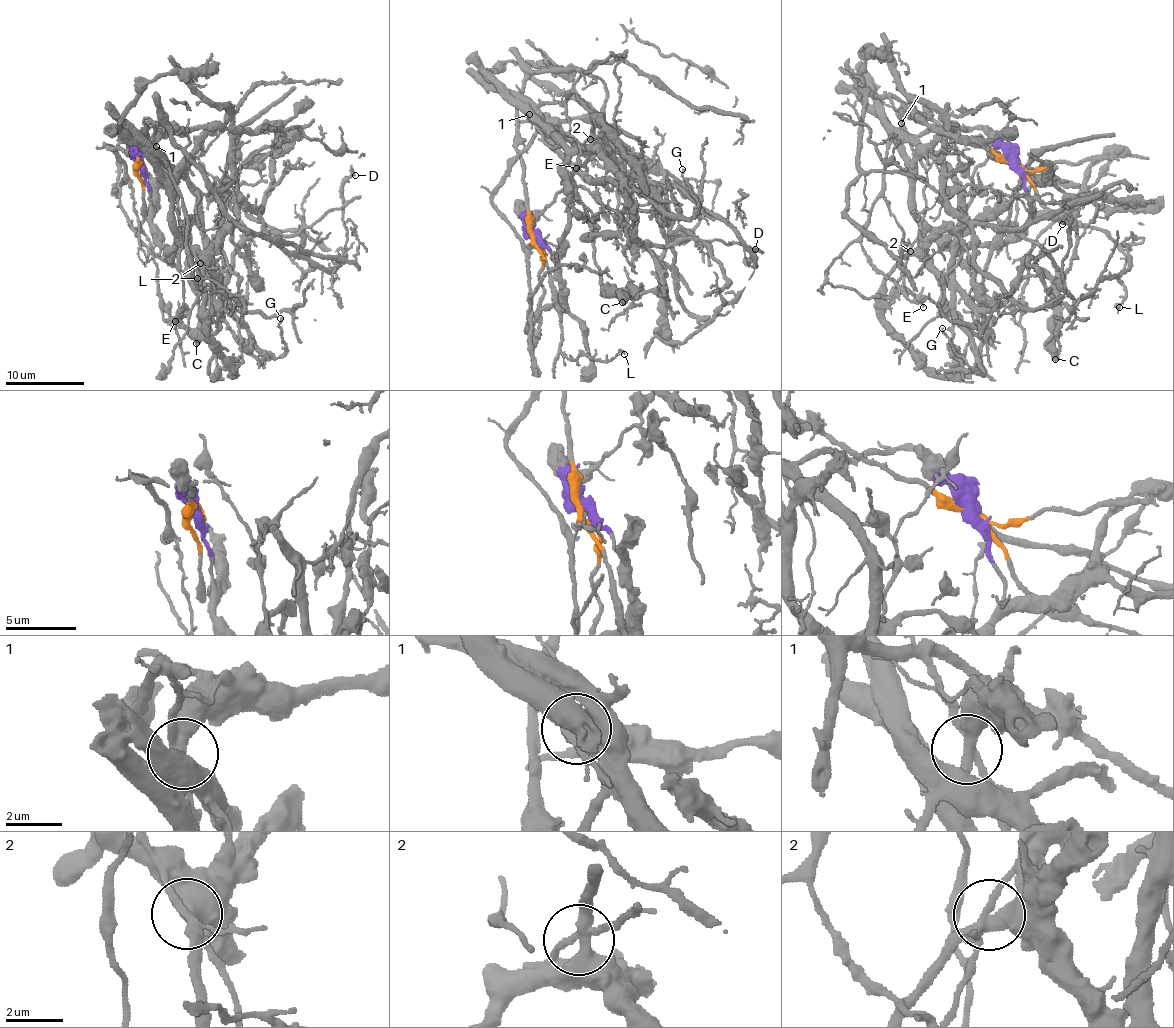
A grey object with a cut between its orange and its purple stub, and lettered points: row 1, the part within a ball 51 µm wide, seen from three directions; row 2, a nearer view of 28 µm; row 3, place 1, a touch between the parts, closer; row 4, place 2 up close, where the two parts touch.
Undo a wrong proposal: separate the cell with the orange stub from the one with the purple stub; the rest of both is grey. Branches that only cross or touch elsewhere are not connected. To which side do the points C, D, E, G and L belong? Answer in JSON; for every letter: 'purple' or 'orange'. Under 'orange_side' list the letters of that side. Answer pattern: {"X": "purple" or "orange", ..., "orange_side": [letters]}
{"C": "purple", "D": "purple", "E": "purple", "G": "purple", "L": "orange", "orange_side": ["L"]}

